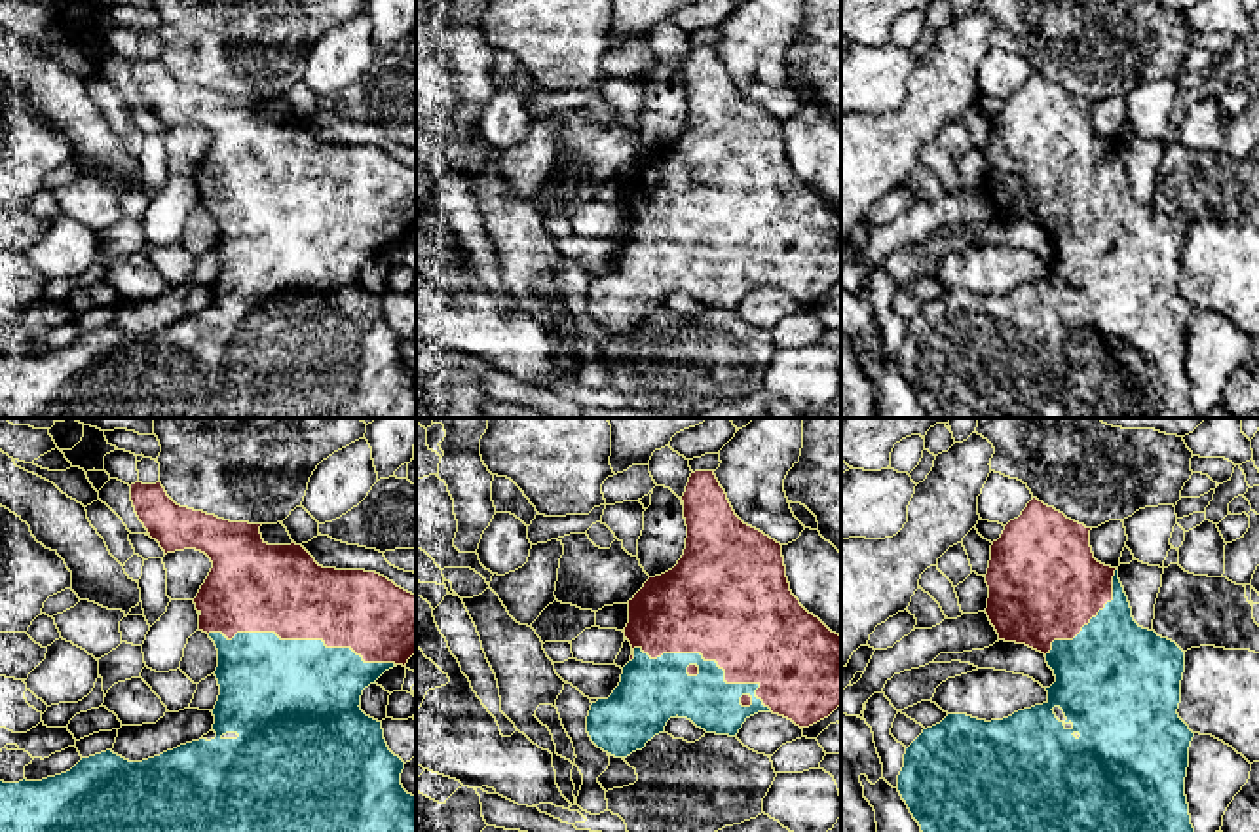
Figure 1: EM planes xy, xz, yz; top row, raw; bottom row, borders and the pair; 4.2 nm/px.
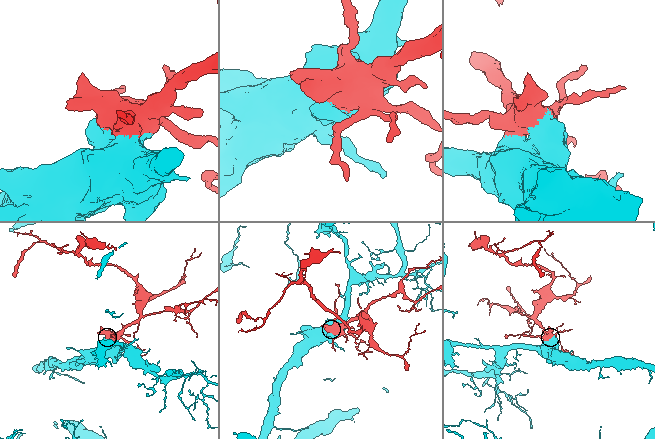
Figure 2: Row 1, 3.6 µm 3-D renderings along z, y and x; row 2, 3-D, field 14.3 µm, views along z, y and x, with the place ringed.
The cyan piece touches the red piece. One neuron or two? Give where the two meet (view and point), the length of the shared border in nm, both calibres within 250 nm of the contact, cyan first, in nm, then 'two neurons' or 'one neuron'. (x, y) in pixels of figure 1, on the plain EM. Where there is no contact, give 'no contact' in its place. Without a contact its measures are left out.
xz (713, 236) | 650 nm | 260/500 nm | one neuron

